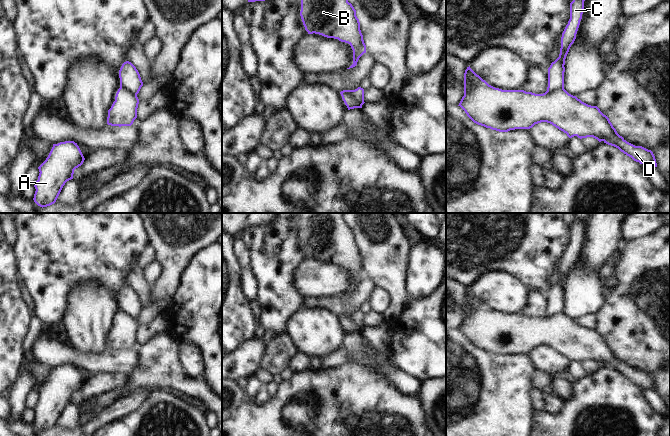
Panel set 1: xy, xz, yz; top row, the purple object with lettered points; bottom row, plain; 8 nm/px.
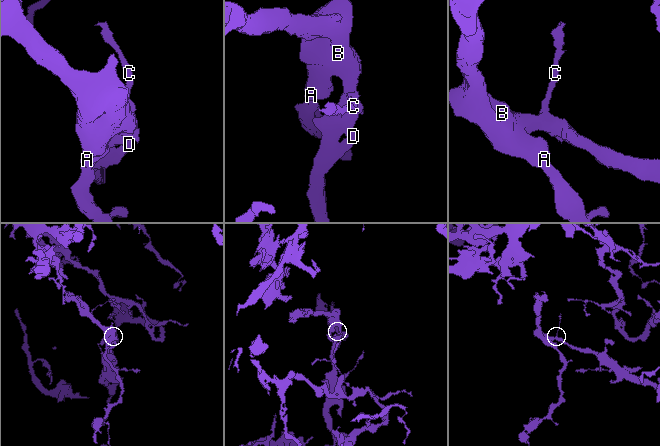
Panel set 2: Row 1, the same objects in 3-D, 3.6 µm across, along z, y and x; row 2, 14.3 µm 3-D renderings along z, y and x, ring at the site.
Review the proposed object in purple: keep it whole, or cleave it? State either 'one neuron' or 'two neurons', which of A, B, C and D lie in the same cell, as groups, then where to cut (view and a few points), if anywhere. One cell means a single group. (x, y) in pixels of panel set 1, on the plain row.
two neurons; groups A B D / C; cut xy (120, 309), (136, 318)

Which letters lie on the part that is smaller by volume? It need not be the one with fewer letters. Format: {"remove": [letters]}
{"remove": ["C"]}

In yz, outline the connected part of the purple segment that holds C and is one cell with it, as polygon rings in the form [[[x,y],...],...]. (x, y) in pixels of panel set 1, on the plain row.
[[[575,214],[573,225],[570,227],[570,243],[566,249],[562,261],[559,281],[548,292],[548,311],[552,315],[564,312],[565,283],[571,269],[576,263],[576,258],[582,243],[584,233],[584,221]]]

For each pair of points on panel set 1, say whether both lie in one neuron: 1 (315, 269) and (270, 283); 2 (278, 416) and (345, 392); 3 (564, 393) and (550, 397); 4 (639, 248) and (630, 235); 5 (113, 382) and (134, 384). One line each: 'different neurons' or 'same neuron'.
1: different neurons
2: same neuron
3: different neurons
4: different neurons
5: different neurons

